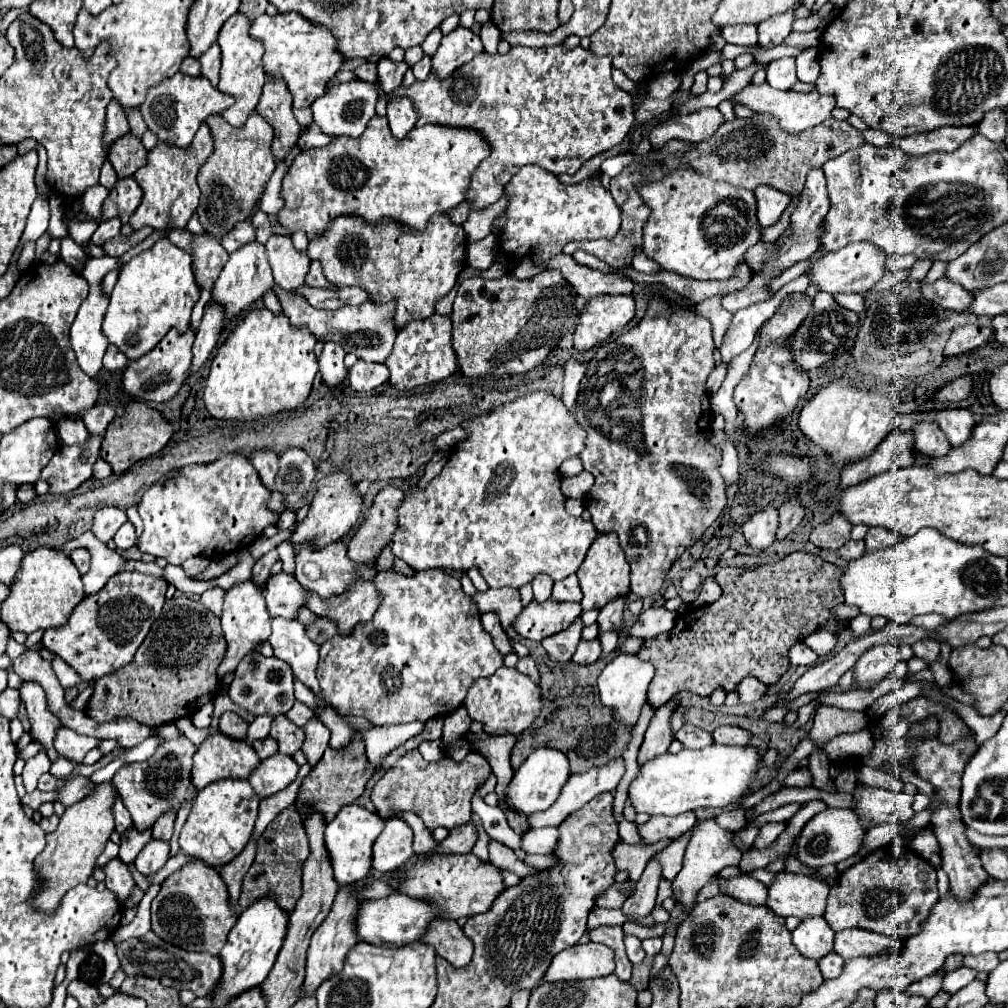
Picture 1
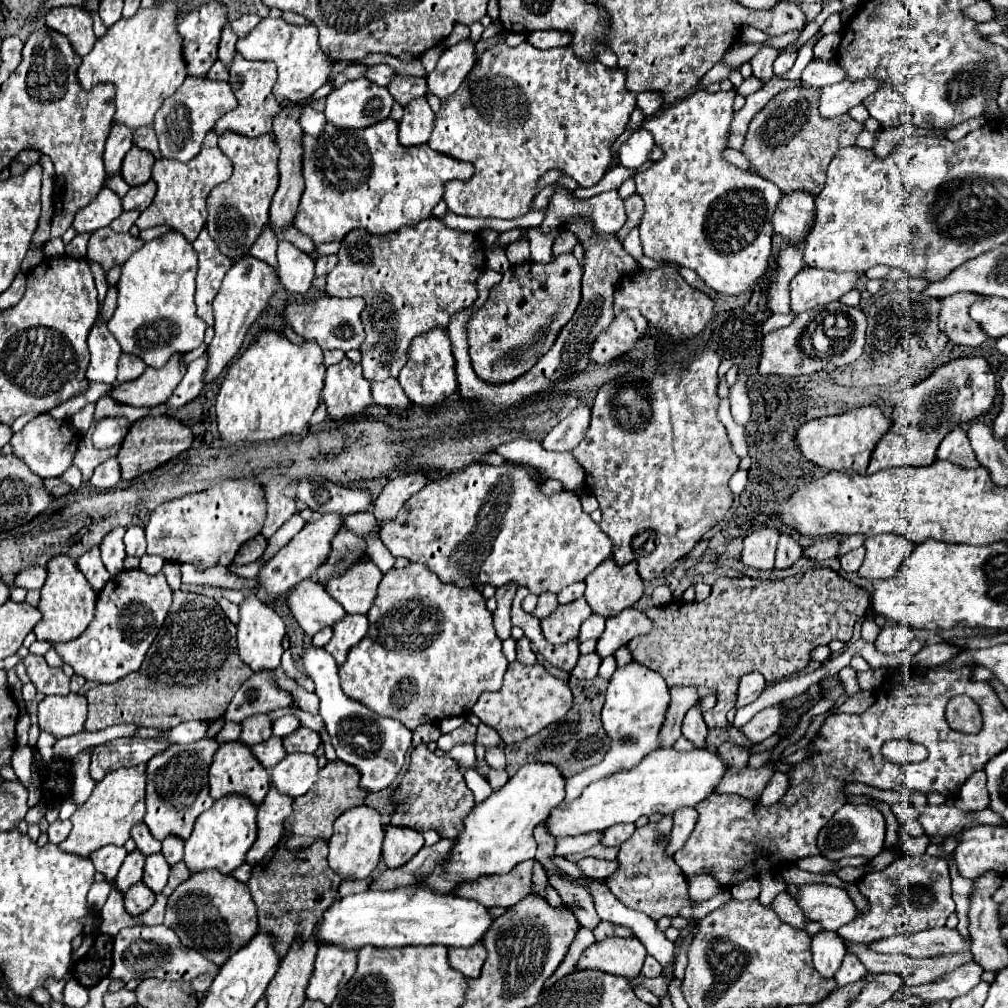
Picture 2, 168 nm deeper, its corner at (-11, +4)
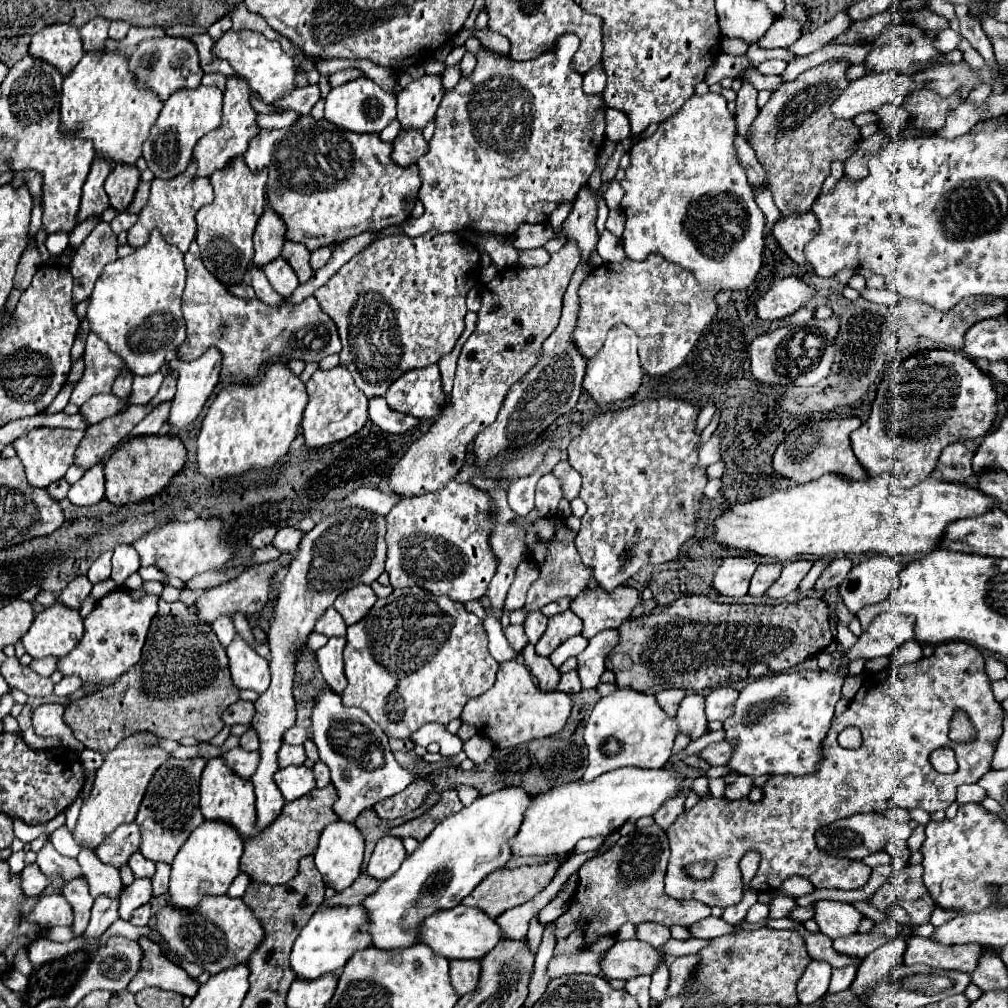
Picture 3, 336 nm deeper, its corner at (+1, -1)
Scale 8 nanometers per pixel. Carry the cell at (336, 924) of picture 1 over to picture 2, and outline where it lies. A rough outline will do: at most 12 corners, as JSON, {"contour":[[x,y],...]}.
{"contour":[[318,945],[306,997],[330,1007],[352,979],[354,949]]}

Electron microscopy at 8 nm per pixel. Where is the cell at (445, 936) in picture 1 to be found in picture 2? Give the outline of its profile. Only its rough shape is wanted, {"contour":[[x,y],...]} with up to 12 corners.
{"contour":[[482,943],[448,949],[448,961],[466,977],[478,977],[486,959]]}

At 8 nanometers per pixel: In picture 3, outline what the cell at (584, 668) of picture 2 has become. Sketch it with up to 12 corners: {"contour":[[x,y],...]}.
{"contour":[[576,670],[562,674],[558,692],[580,692]]}

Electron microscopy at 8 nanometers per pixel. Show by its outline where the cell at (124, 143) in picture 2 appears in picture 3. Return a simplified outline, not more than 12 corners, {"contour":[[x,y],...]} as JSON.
{"contour":[[94,160],[76,214],[78,224],[110,206],[104,180],[110,162]]}

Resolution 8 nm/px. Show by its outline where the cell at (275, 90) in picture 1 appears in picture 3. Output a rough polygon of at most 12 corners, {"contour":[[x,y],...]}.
{"contour":[[266,208],[254,232],[252,266],[264,268],[286,242],[282,218]]}

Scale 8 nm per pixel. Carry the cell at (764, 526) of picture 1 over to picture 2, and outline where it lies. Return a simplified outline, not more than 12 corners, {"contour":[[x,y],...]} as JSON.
{"contour":[[776,527],[746,535],[744,565],[772,569]]}

